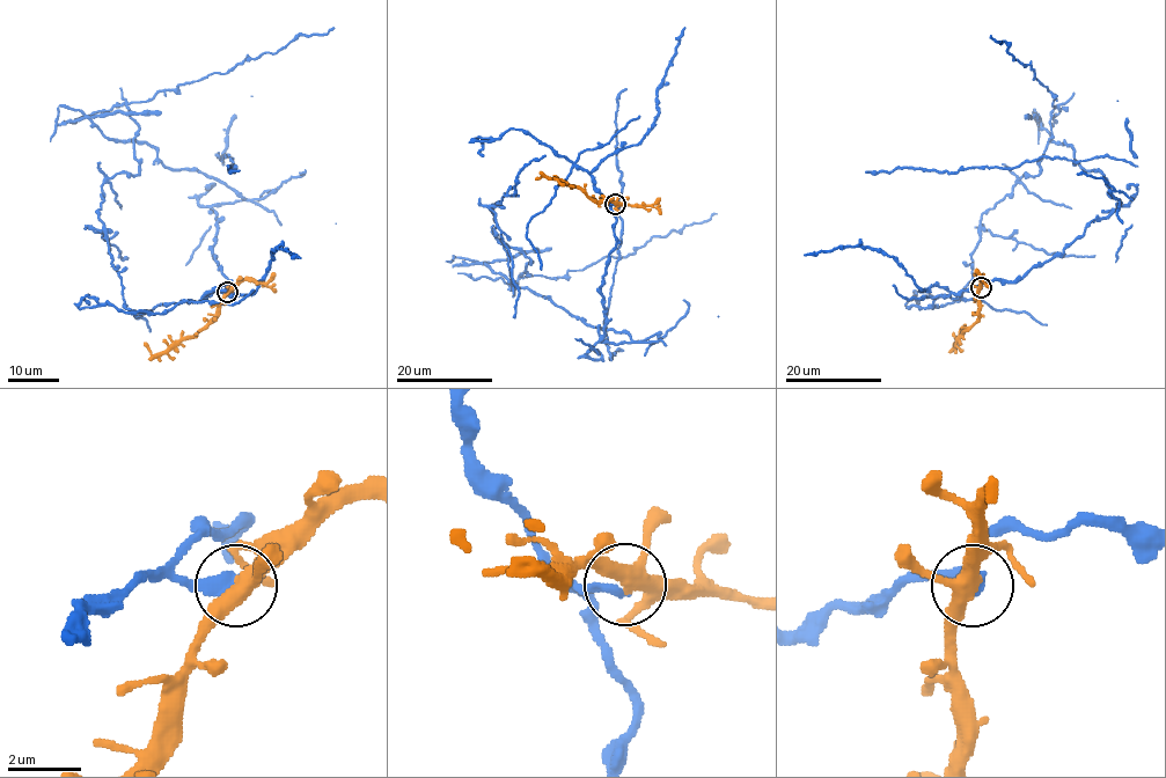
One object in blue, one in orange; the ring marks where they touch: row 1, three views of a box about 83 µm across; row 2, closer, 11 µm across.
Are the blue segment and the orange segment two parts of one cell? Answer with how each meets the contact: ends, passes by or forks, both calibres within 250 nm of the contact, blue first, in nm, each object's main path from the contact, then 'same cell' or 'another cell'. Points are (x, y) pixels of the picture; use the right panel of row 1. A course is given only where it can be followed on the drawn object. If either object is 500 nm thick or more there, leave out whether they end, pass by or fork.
blue ends there; orange forks there; 340 nm thick on the blue side, 380 nm on the other; blue runs (981, 287), (1020, 280), (1121, 202), (1041, 126), (1056, 107), (1040, 173), (980, 226), (1094, 255); orange runs (981, 287), (978, 318), (953, 347), (955, 335); another cell

